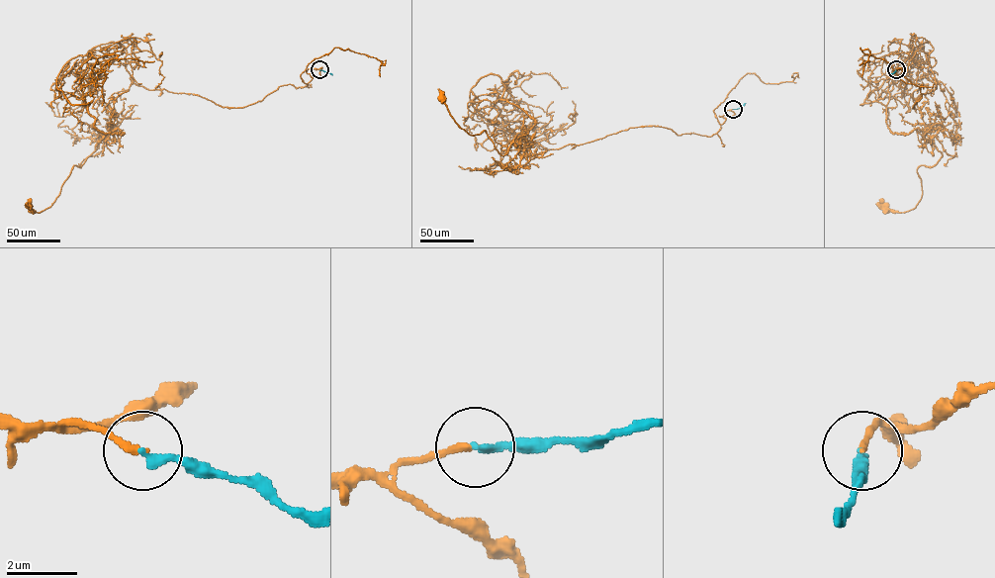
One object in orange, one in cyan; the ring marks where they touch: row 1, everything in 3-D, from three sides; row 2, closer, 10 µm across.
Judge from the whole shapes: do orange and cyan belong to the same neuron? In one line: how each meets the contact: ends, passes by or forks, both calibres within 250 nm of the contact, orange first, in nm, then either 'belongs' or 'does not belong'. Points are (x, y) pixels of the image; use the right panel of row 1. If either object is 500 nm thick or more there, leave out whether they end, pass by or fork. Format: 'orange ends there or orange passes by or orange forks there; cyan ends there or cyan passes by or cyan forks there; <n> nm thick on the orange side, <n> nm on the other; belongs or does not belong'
orange ends there; cyan ends there; 170 nm thick on the orange side, 200 nm on the other; belongs

